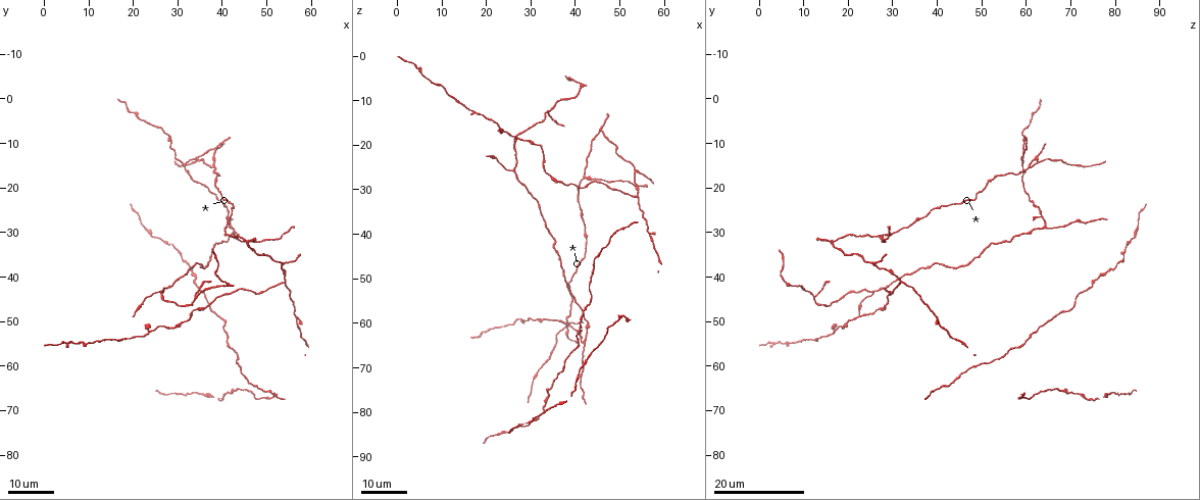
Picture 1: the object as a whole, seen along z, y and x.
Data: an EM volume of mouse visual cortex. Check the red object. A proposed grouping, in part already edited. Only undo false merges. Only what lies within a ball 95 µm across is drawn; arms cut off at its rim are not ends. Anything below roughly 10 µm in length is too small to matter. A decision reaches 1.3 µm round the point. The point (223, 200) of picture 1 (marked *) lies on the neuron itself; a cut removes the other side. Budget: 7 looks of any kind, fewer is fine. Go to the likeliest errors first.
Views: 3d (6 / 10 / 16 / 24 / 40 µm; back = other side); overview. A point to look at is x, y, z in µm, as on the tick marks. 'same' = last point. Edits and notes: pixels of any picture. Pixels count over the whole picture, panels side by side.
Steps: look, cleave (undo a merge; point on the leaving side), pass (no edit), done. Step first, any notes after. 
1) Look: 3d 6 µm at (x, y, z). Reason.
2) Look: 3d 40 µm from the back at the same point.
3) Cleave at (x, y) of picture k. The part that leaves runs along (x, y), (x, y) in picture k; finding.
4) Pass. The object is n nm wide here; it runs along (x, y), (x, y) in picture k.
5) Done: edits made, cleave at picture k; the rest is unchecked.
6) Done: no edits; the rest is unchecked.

Look: 3d 24 µm at (32.0, 14.5, 59.0). Two arms in line, one across.

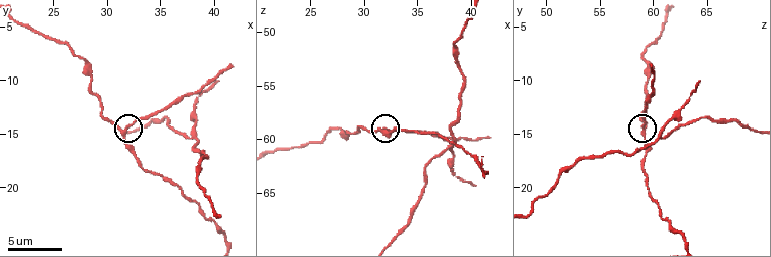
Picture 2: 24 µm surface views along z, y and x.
Look: 3d 6 µm at (31.4, 15.0, 59.2).

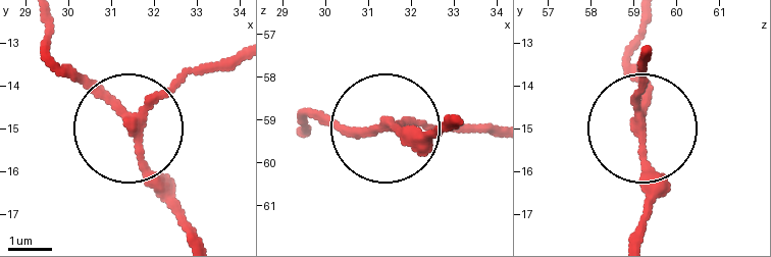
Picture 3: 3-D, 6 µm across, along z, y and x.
Pass. The side arm is 25 µm long; all the same neuron.

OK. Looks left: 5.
Look: 3d 24 µm at (54.0, 41.5, 32.0). Three arms meet.

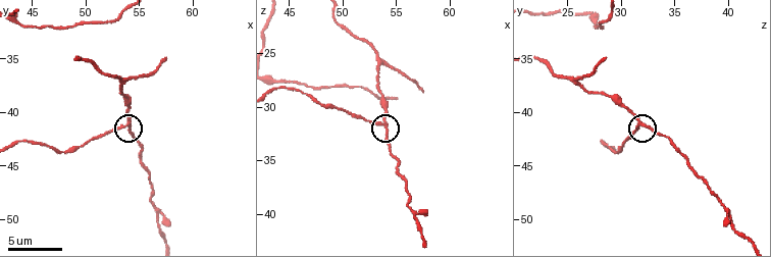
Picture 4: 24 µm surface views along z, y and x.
Look: 3d 10 µm at (54.2, 41.2, 31.6).

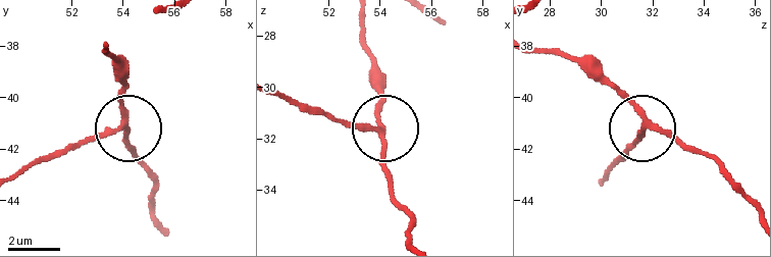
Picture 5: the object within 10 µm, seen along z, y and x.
Look: 3d 6 µm at (54.1, 41.1, 31.8).

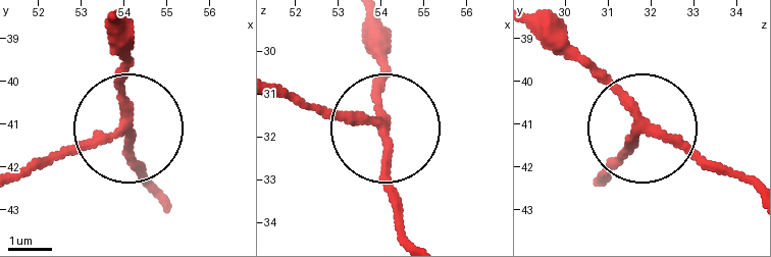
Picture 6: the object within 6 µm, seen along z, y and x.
Pass. The side arm is 77 µm long; it runs along (113, 23), (120, 133), (41, 162) in picture 6; all the same neuron.

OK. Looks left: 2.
Look: 3d 16 µm at (41.5, 29.0, 64.0). Arms part here.

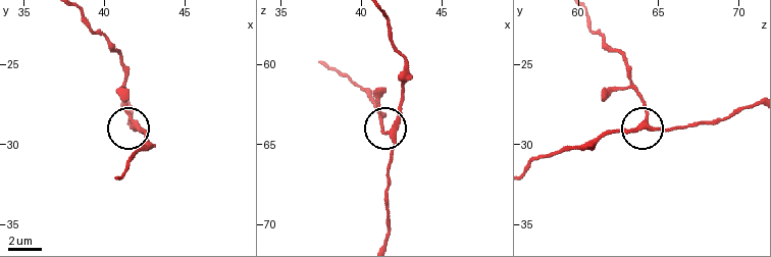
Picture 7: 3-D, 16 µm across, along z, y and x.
Look: 3d 6 µm at (42.1, 28.9, 64.1).

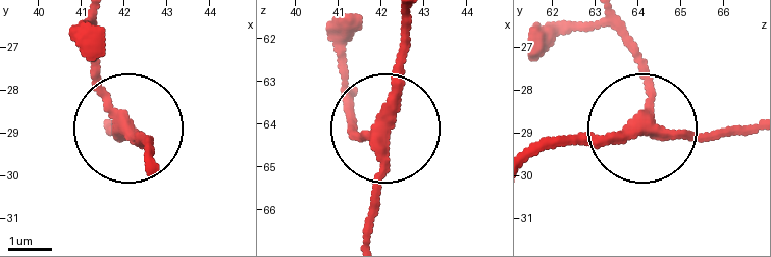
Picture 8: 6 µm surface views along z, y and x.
Pass. The object is 270 nm wide here; it runs along (610, 19), (636, 63), (647, 125), (753, 130) in picture 8; continuous, no second neuron.

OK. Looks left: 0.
Done: no edits; the rest is unchecked.

